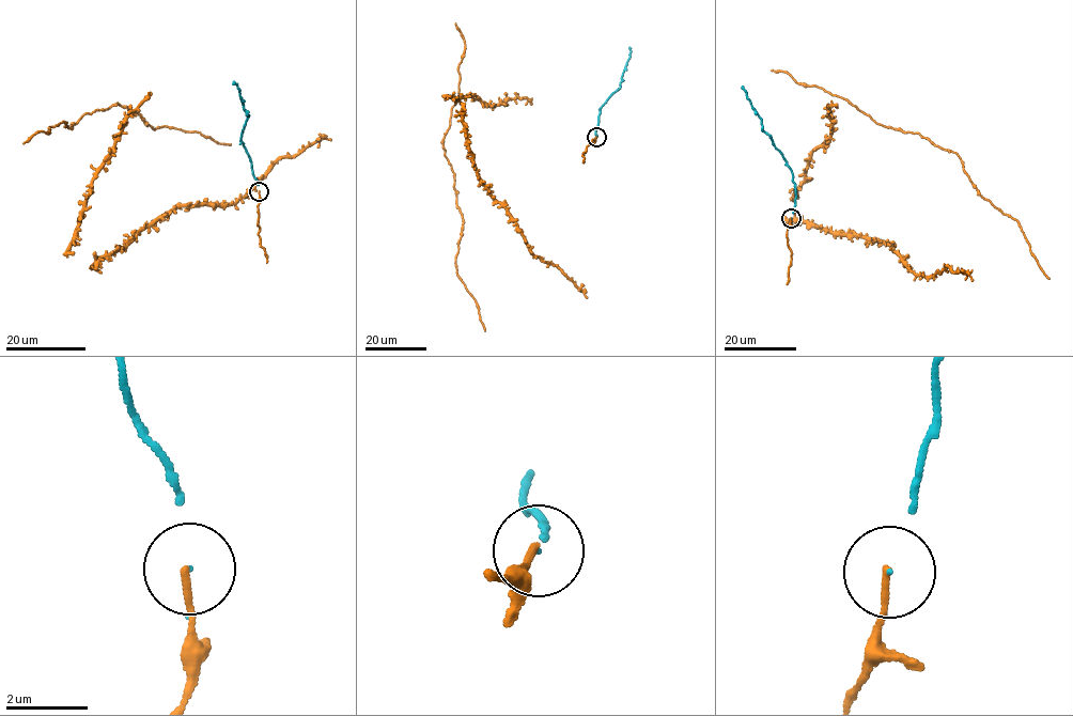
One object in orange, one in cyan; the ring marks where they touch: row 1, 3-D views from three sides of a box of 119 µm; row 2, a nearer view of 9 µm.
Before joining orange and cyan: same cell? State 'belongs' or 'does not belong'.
belongs

